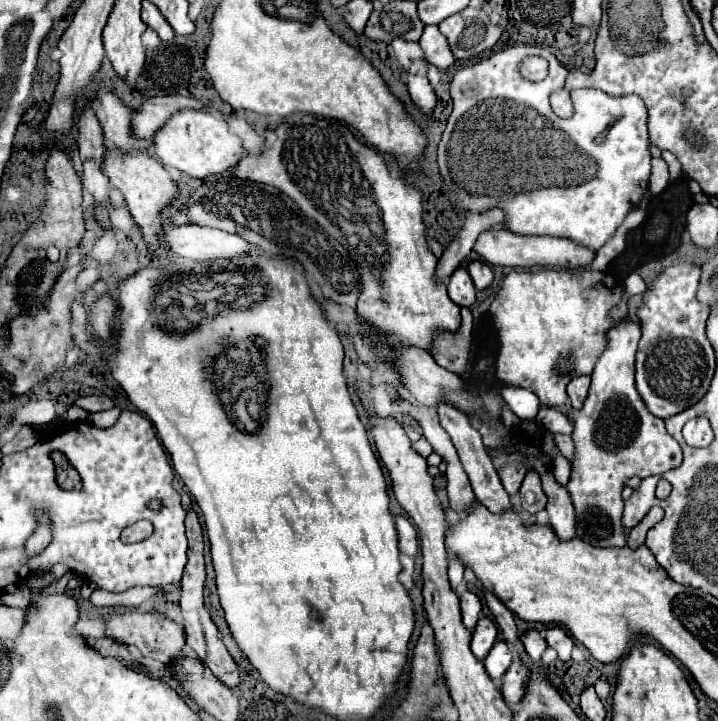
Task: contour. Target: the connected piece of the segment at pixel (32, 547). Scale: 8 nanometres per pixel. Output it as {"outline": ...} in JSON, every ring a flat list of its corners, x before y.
{"outline":[[45,516,39,518,39,528,37,532,27,540,27,552,37,554,41,552,47,544,51,542,51,530,49,530,49,520]]}

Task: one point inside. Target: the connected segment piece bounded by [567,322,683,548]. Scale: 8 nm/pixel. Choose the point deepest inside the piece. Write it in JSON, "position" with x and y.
{"position":[615,438]}

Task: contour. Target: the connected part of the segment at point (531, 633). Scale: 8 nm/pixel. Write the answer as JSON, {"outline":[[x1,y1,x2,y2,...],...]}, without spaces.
{"outline":[[527,630,527,632,521,636,521,642,523,642,525,652,529,654,529,658,531,658,533,662,539,662,539,660,541,660,541,654,543,654,545,648,547,648,545,638,543,638,537,630]]}

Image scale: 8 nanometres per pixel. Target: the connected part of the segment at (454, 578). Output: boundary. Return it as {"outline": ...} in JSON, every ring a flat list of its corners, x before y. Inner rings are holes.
{"outline":[[453,558,449,562,449,582,453,584,453,588,457,588,457,584,463,580,463,566,461,566,461,560,459,558]]}

